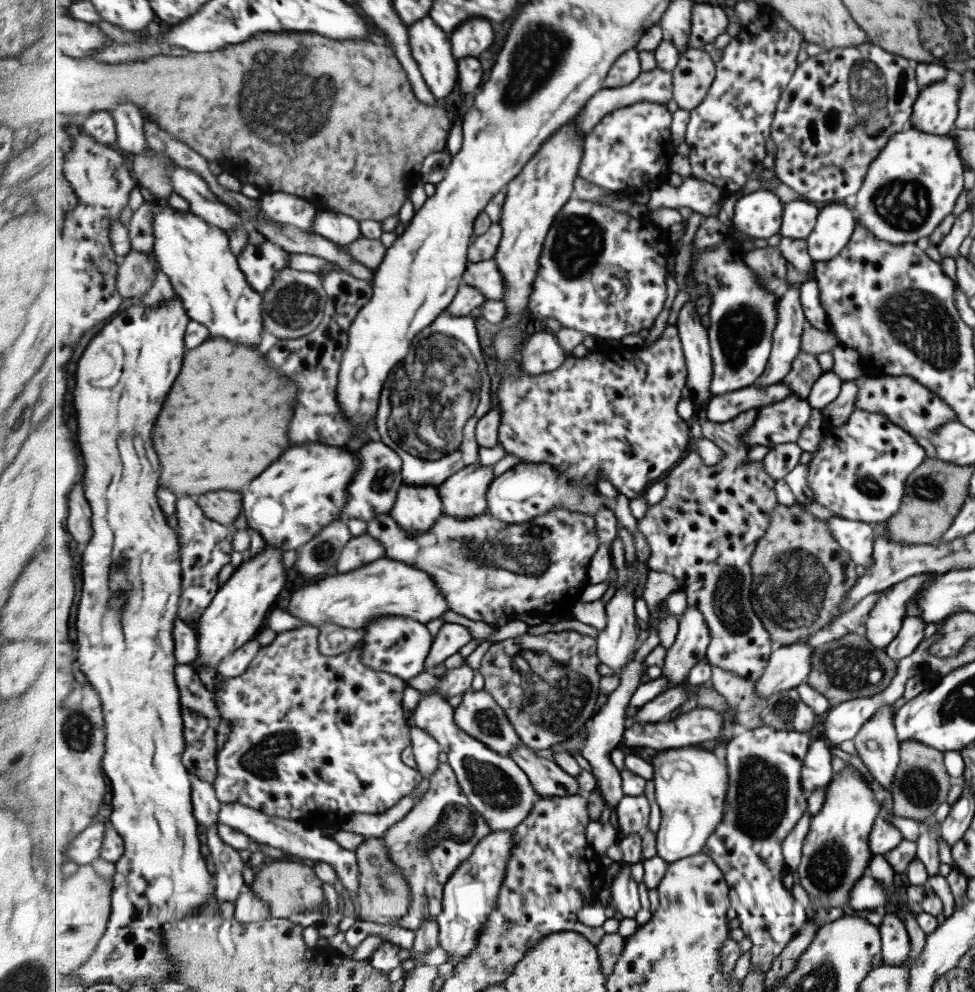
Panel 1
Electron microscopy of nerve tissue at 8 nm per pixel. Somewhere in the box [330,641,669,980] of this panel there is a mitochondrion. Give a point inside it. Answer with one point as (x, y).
(494, 787)

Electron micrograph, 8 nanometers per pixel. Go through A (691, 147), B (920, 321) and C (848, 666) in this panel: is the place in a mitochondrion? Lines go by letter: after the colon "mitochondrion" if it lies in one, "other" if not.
A: other
B: mitochondrion
C: mitochondrion

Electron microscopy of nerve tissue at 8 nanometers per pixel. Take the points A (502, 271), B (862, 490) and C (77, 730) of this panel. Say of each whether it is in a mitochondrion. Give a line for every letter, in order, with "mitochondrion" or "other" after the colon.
A: other
B: mitochondrion
C: mitochondrion

